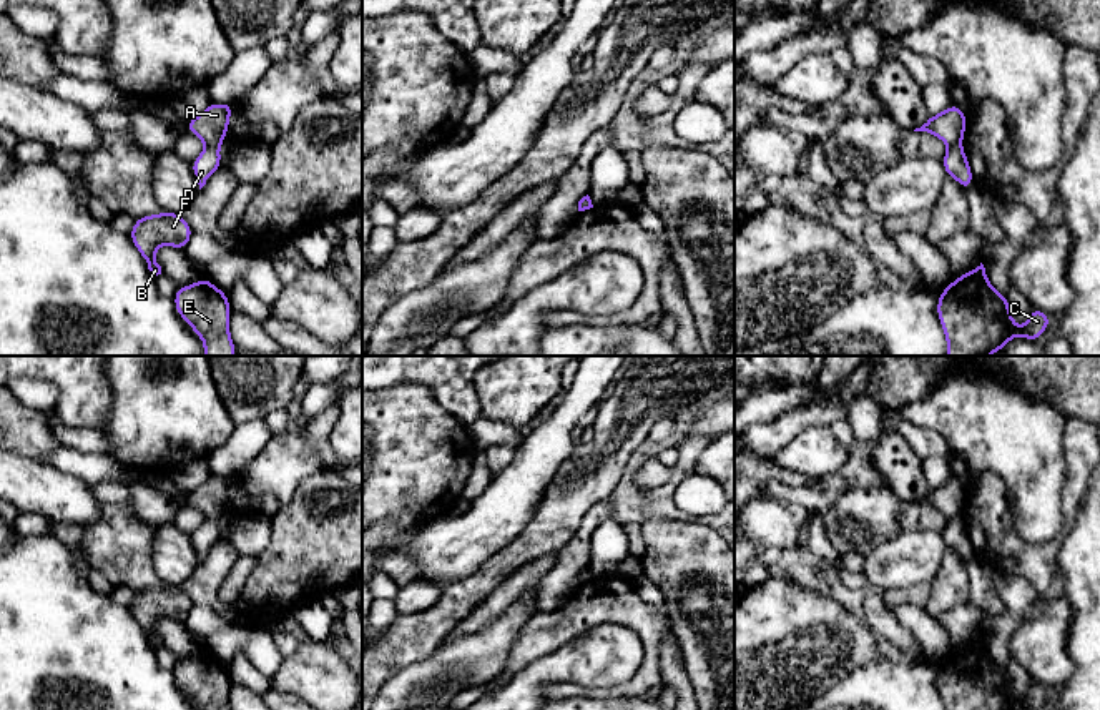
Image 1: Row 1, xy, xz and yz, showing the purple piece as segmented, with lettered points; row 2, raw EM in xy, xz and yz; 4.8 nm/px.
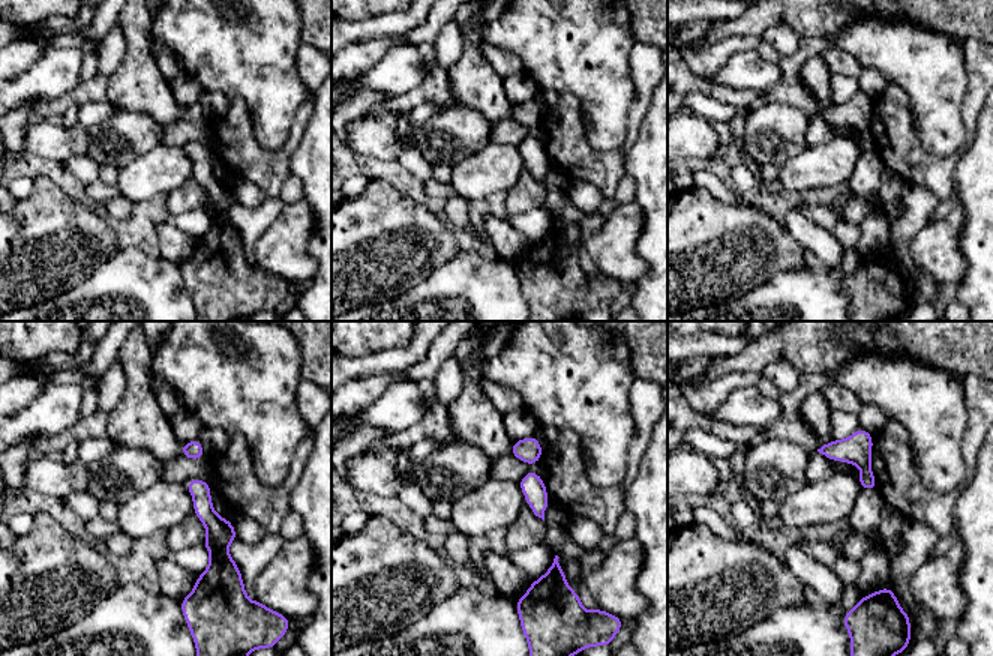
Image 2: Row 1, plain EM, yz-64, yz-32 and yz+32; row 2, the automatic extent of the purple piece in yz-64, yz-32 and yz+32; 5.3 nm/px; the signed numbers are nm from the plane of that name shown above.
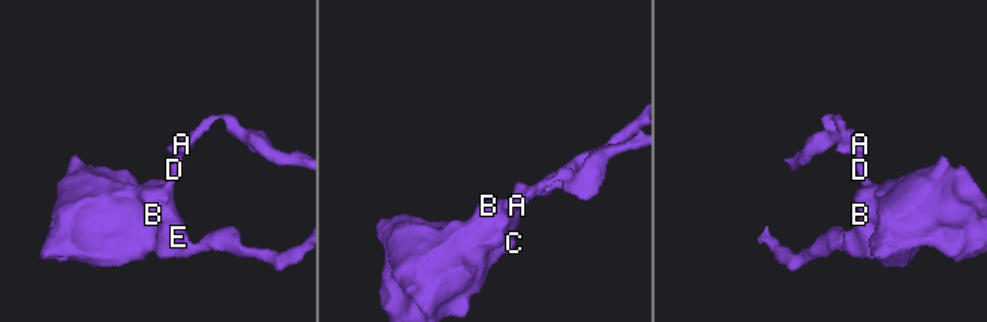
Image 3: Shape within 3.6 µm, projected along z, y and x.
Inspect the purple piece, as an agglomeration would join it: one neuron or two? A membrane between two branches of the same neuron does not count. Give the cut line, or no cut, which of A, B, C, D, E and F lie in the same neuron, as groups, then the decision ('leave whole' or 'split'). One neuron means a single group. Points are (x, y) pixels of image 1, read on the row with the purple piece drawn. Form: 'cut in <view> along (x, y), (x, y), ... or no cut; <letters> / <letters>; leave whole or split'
cut in xy along (206, 143), (218, 145); A / B C D E F; split

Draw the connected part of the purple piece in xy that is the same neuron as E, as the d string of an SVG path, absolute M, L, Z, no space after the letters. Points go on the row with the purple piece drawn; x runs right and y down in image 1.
M208 278L178 288L174 293L178 314L204 343L204 356L234 356L229 336L229 299Z

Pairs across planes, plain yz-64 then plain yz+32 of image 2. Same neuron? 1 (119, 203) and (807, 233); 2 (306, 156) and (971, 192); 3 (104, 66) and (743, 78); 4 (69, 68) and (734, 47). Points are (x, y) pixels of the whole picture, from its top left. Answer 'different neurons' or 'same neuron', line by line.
1: same neuron
2: same neuron
3: different neurons
4: different neurons

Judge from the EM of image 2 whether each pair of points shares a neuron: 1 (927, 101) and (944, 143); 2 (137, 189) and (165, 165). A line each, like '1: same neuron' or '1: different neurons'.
1: same neuron
2: same neuron

